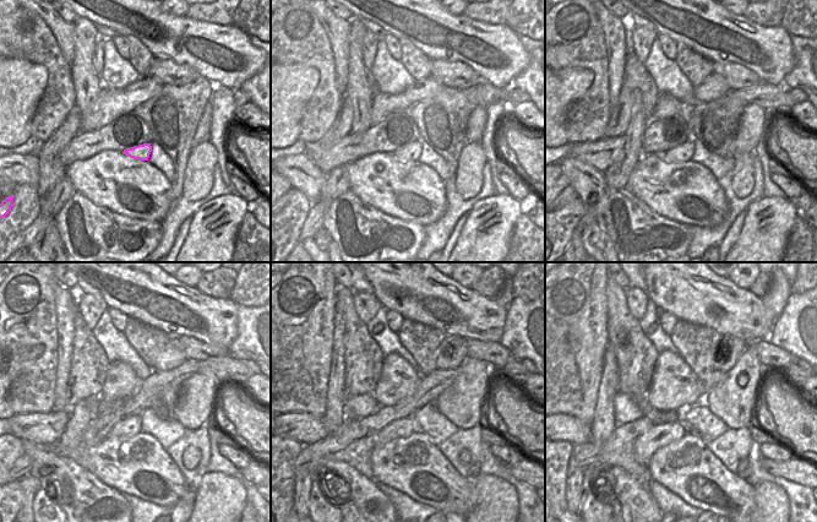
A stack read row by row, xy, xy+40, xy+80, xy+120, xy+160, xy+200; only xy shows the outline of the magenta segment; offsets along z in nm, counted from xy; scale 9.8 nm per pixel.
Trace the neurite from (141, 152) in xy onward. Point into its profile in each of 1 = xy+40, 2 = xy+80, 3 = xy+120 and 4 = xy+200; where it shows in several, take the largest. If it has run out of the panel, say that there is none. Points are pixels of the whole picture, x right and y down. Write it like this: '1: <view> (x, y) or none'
1: xy+40 (410, 152)
2: xy+80 (684, 152)
3: xy+120 (125, 422)
4: xy+200 (635, 439)

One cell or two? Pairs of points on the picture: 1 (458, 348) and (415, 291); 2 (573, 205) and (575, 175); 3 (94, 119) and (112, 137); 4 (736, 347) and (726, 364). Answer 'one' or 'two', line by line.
1: two
2: two
3: two
4: one

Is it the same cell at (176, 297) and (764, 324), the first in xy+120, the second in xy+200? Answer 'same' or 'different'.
same

